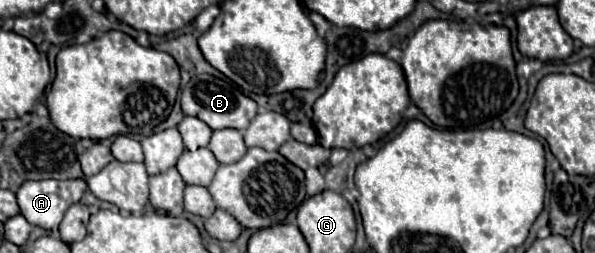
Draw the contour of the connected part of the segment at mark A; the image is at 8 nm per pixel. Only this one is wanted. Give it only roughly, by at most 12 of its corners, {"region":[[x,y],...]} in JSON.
{"region":[[83,179],[25,181],[21,215],[53,231],[79,203]]}

